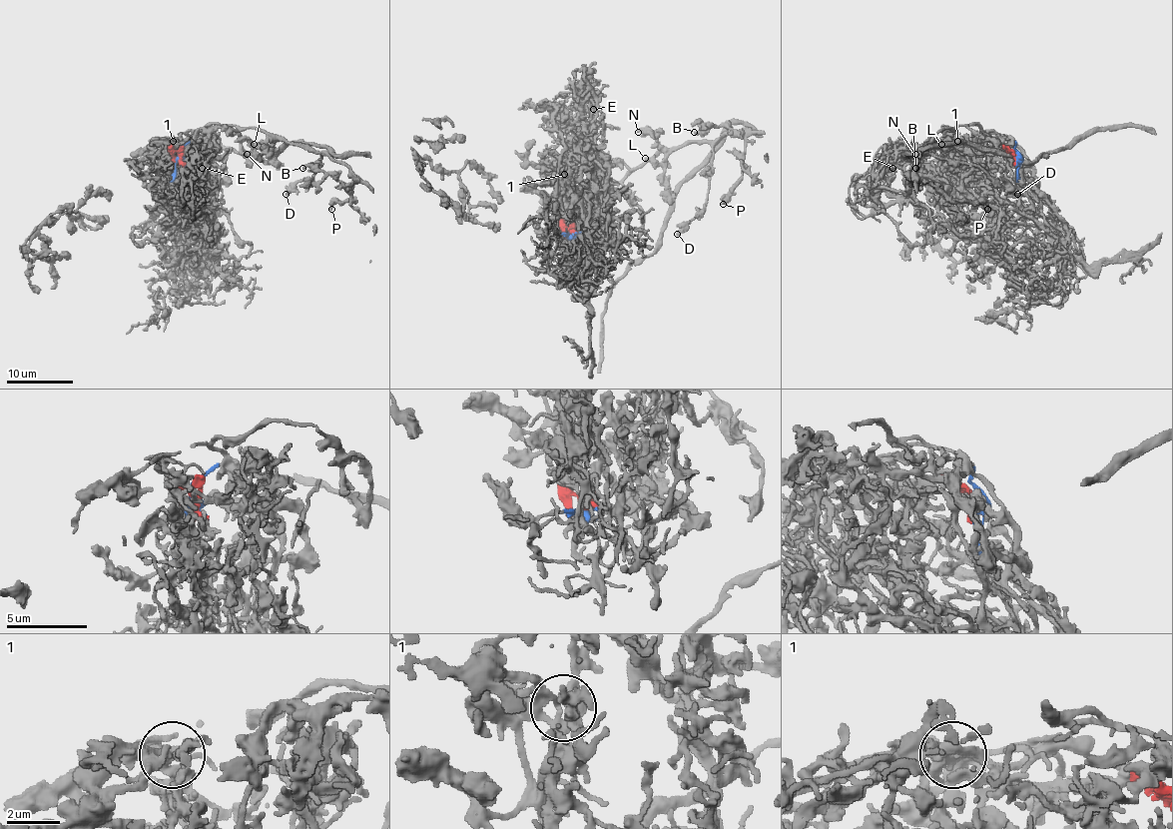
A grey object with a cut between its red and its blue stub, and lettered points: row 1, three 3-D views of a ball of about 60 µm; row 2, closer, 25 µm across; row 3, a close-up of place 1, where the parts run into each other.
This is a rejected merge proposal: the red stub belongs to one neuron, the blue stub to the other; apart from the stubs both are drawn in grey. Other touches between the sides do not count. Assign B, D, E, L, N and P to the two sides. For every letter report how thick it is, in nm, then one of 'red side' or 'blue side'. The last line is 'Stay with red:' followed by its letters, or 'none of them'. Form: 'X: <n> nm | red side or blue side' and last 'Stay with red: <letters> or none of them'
B: 280 nm | blue side
D: 240 nm | blue side
E: 220 nm | red side
L: 480 nm | blue side
N: 360 nm | blue side
P: 240 nm | blue side
Stay with red: E

